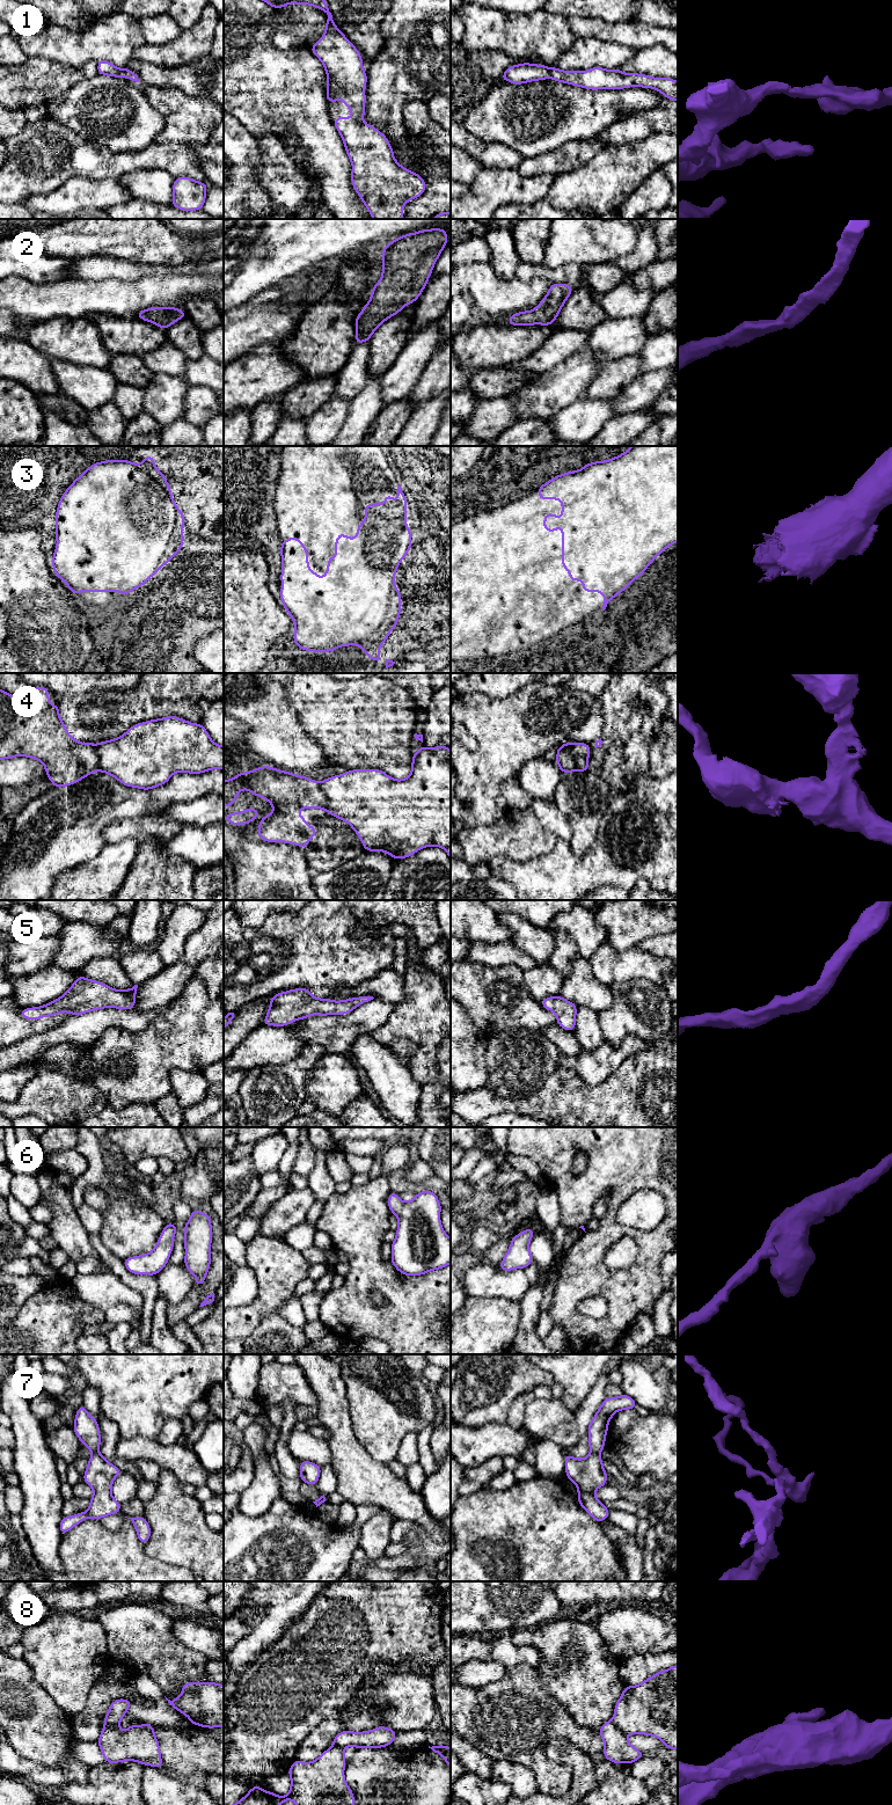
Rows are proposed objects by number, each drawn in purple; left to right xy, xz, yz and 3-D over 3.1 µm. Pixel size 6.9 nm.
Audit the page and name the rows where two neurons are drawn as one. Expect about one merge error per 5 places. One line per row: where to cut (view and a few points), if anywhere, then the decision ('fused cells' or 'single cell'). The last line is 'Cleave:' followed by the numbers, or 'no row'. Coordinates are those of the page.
1: no cut | single cell
2: no cut | single cell
3: no cut | single cell
4: xz (319, 783), (326, 798), (326, 810) | fused cells
5: no cut | single cell
6: no cut | single cell
7: yz (591, 1452), (599, 1455) | fused cells
8: xy (118, 1723), (103, 1727) | fused cells
Cleave: 4, 7, 8

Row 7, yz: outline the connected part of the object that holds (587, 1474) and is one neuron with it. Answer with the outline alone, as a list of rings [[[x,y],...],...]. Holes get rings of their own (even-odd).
[[[563,1453],[564,1454],[564,1453]],[[590,1453],[585,1459],[564,1454],[565,1475],[578,1488],[579,1505],[595,1521],[605,1521],[609,1510],[600,1501],[594,1491],[607,1484],[607,1472],[599,1454]]]

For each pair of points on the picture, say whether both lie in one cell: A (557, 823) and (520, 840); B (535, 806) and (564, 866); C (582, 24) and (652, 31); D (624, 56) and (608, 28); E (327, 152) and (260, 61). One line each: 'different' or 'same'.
A: different
B: different
C: same
D: different
E: same

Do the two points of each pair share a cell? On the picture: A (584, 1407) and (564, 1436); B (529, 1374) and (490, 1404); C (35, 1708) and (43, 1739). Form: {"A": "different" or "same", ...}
{"A": "different", "B": "same", "C": "same"}

